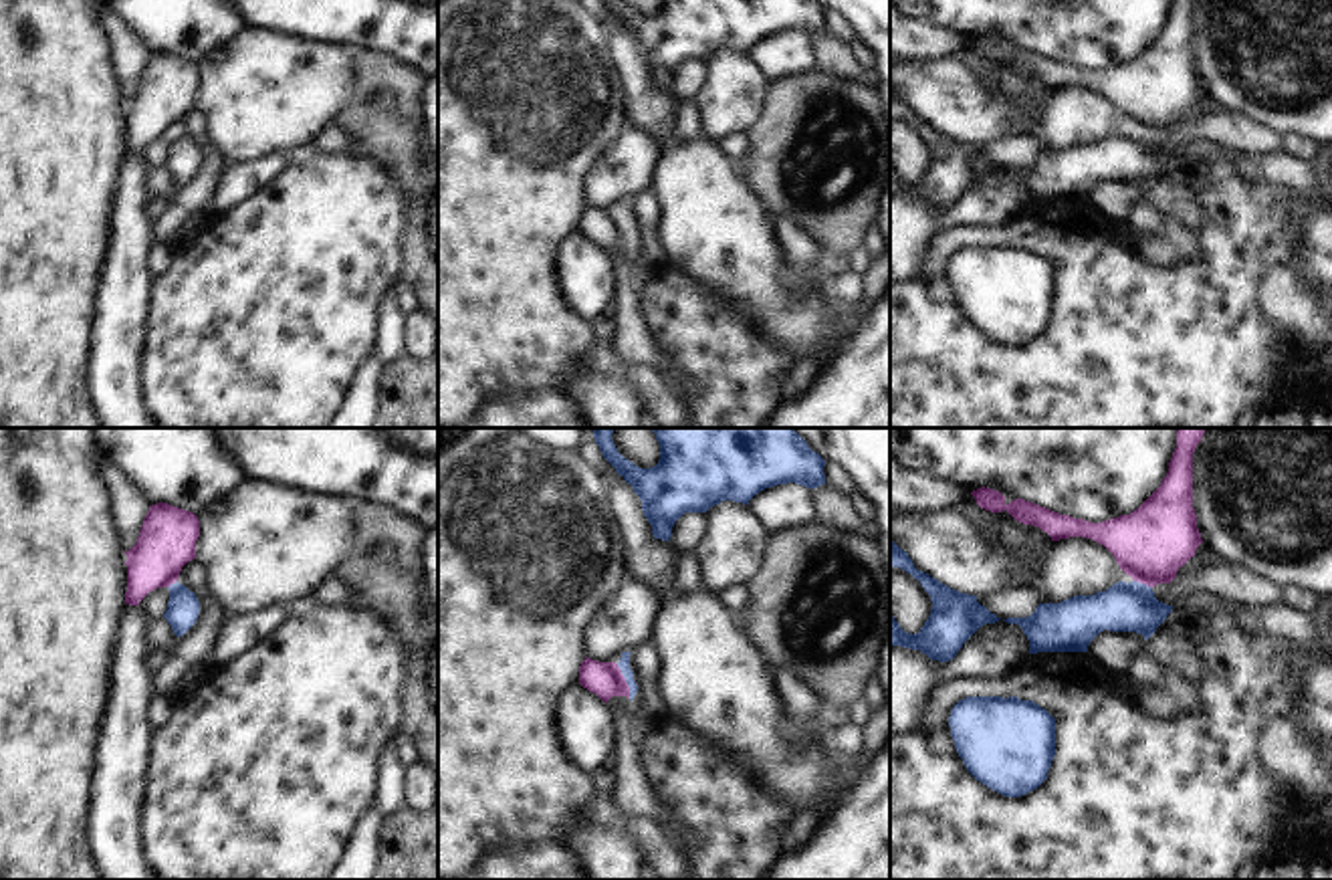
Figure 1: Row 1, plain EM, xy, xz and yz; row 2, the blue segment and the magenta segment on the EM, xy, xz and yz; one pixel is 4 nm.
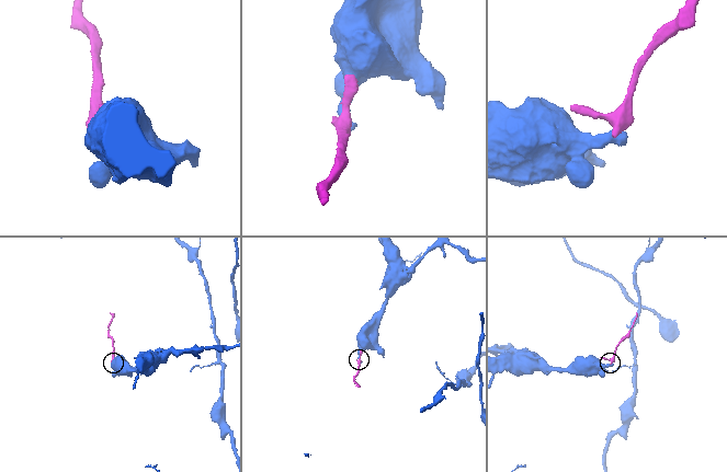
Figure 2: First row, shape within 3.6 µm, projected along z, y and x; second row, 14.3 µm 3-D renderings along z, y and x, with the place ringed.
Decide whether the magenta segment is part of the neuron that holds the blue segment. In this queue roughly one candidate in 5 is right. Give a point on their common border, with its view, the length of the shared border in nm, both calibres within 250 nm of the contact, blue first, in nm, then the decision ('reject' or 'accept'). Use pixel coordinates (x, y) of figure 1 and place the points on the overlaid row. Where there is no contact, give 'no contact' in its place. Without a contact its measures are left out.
xz (626, 681) | 150 nm | 50/140 nm | reject

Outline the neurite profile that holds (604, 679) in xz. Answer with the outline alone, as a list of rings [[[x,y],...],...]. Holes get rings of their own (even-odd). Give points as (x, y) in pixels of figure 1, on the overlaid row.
[[[585,656],[579,666],[579,684],[597,694],[603,702],[612,696],[630,698],[630,686],[616,662],[597,662]]]

